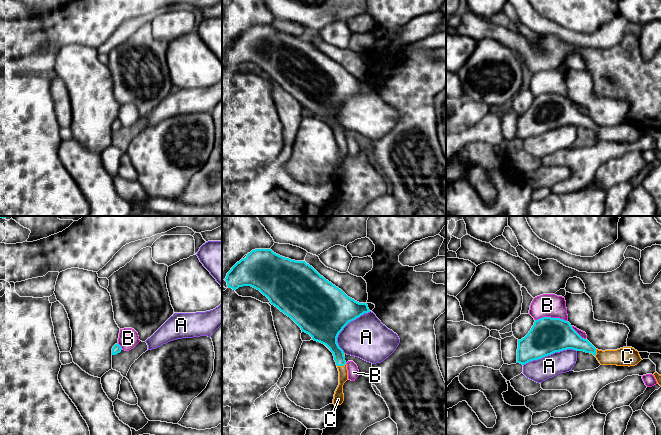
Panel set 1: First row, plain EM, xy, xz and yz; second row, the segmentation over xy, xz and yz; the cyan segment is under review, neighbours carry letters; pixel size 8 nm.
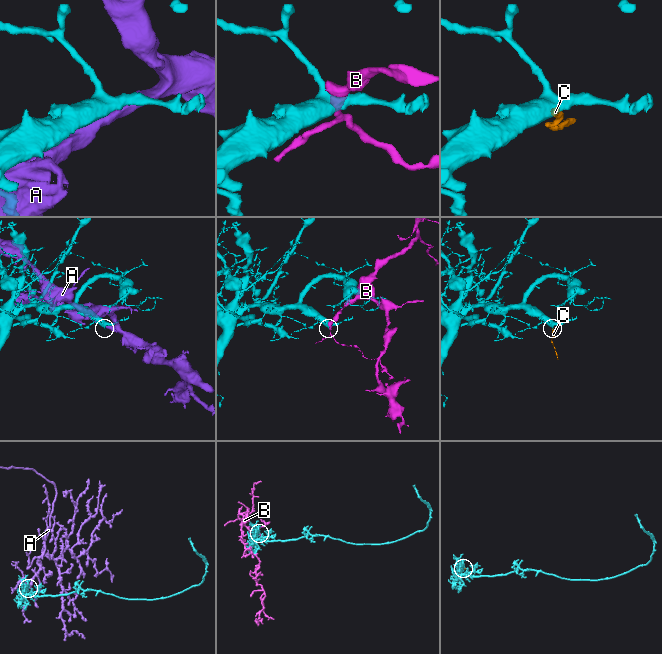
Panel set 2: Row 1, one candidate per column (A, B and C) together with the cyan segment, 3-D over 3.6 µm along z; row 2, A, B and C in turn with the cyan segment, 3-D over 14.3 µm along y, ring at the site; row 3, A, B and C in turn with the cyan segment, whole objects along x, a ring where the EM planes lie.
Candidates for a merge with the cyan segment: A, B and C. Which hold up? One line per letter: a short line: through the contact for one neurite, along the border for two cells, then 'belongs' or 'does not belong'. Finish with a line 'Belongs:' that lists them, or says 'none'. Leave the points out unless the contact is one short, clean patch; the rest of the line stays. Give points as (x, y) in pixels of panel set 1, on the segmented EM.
A: does not belong
B: does not belong
C: xz (328, 337), (338, 353), (341, 365), (343, 372) | belongs
Belongs: C

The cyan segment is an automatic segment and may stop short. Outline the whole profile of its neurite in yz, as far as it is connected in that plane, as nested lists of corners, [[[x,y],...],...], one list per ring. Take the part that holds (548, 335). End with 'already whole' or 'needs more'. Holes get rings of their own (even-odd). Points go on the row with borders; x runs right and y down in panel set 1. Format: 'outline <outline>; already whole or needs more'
outline [[[543,317],[535,320],[529,333],[518,340],[517,363],[522,365],[567,349],[593,354],[601,365],[635,366],[642,359],[632,347],[598,350],[582,338],[568,321]]]; needs more

